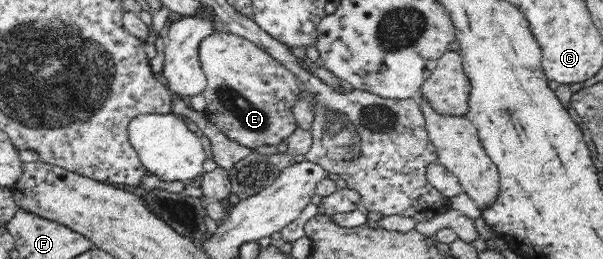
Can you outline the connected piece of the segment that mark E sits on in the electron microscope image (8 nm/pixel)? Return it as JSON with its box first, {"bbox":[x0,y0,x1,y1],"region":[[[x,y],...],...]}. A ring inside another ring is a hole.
{"bbox":[199,27,300,150],"region":[[[222,27],[202,38],[199,61],[207,78],[203,95],[207,100],[205,115],[230,140],[256,150],[264,145],[278,145],[297,129],[292,104],[300,96],[298,76],[271,54],[253,42]]]}

